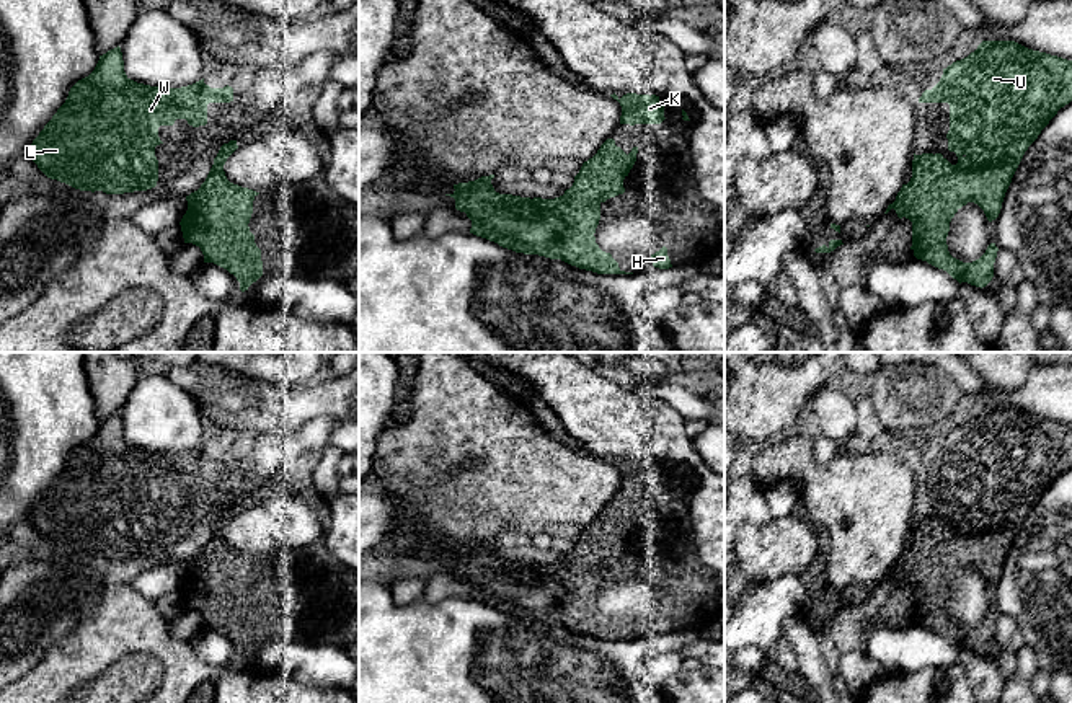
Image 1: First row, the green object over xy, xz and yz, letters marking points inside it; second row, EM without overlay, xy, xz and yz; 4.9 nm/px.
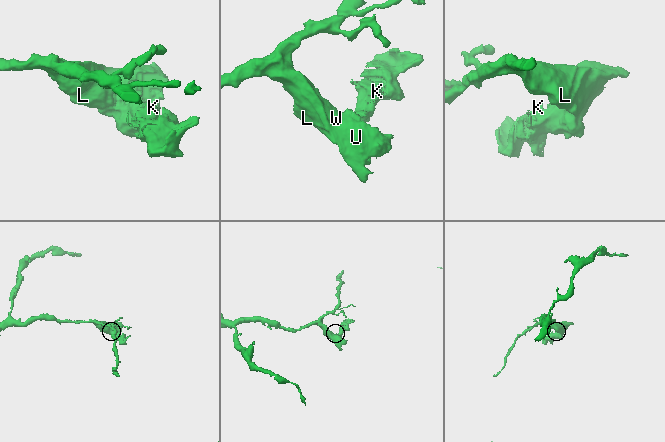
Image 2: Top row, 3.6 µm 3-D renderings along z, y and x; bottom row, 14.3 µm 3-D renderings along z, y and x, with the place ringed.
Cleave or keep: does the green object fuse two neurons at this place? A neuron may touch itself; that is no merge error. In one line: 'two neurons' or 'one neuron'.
one neuron

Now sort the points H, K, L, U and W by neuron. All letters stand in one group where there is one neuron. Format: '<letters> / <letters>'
H K L U W

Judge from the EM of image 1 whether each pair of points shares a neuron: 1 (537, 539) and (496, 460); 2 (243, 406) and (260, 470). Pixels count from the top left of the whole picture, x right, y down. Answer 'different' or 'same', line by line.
1: different
2: different

